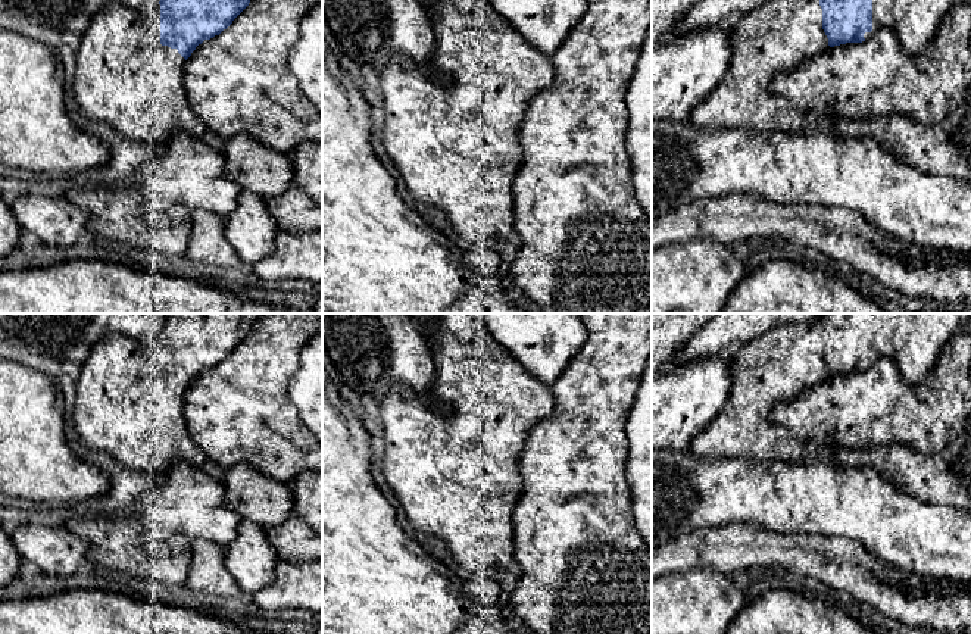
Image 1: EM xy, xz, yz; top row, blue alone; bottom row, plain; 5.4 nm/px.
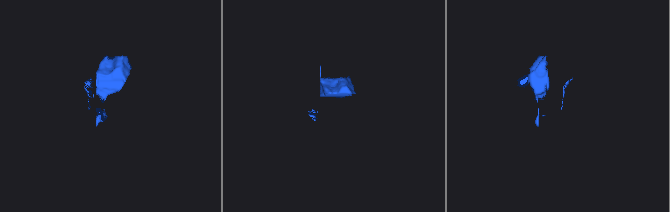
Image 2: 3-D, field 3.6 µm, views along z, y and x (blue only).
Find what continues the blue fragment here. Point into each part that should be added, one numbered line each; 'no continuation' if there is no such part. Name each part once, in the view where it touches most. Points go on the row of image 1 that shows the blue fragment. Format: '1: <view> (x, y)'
1: xy (124, 77)

